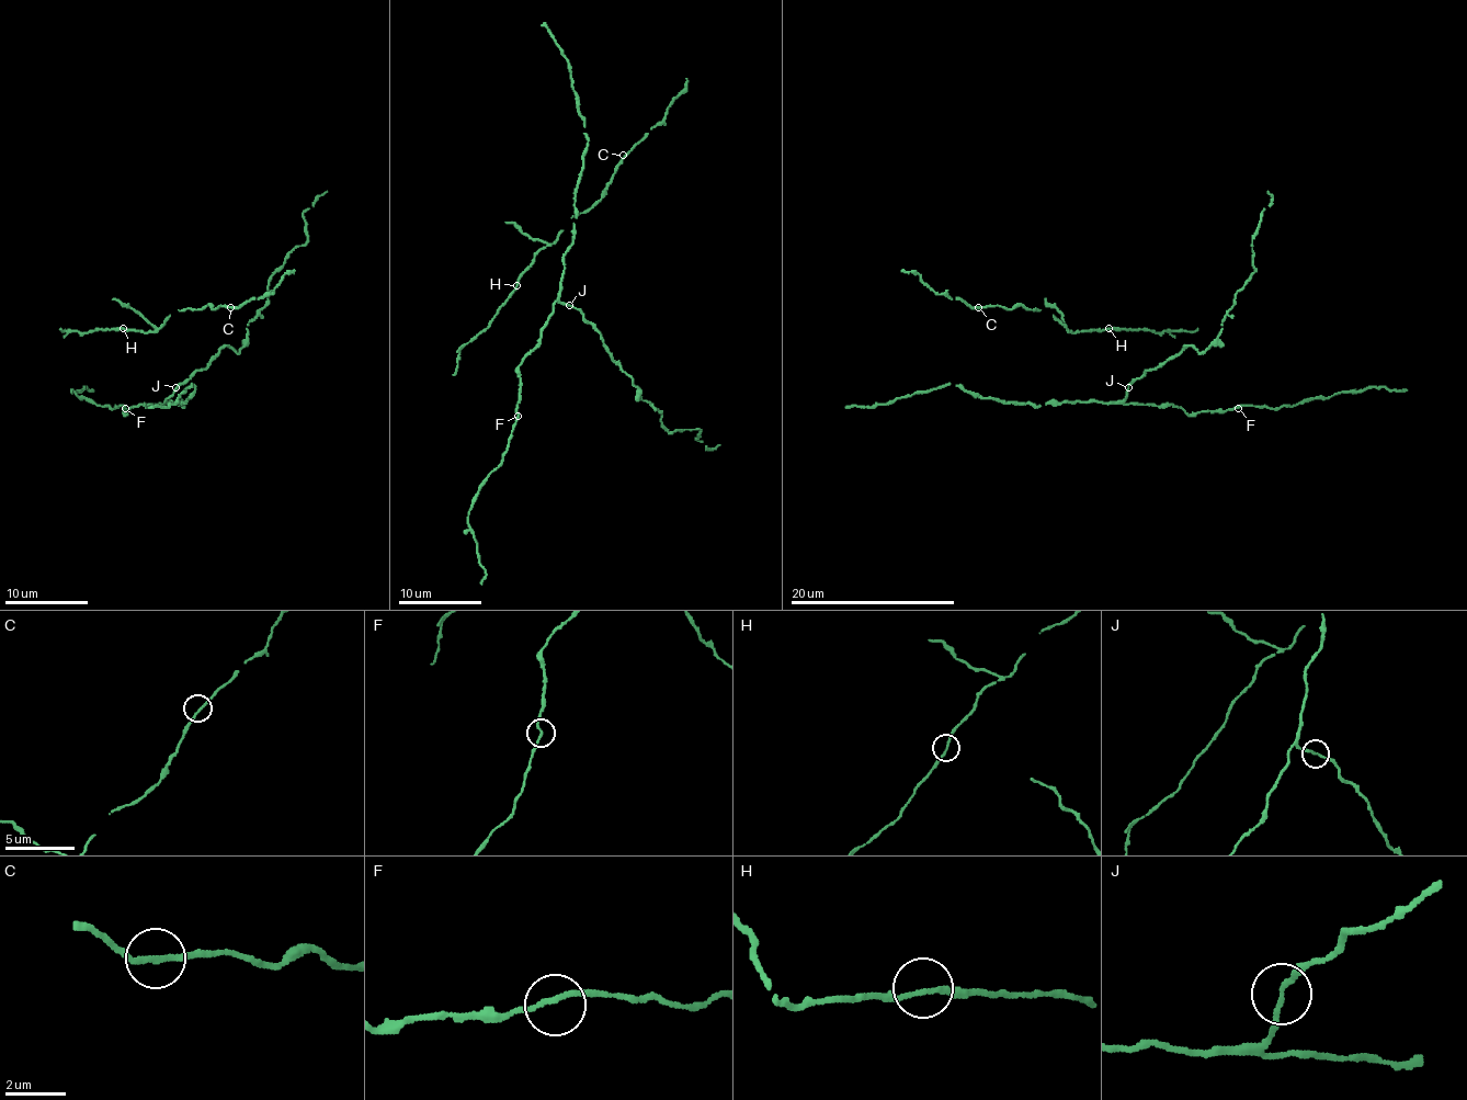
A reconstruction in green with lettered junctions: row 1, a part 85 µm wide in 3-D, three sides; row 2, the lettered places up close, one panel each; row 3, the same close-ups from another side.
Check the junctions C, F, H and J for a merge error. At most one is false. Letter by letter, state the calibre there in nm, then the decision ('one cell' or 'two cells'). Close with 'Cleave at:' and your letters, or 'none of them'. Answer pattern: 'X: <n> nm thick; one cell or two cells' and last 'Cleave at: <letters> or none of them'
C: 170 nm thick; one cell
F: 150 nm thick; one cell
H: 150 nm thick; one cell
J: 150 nm thick; one cell
Cleave at: none of them

